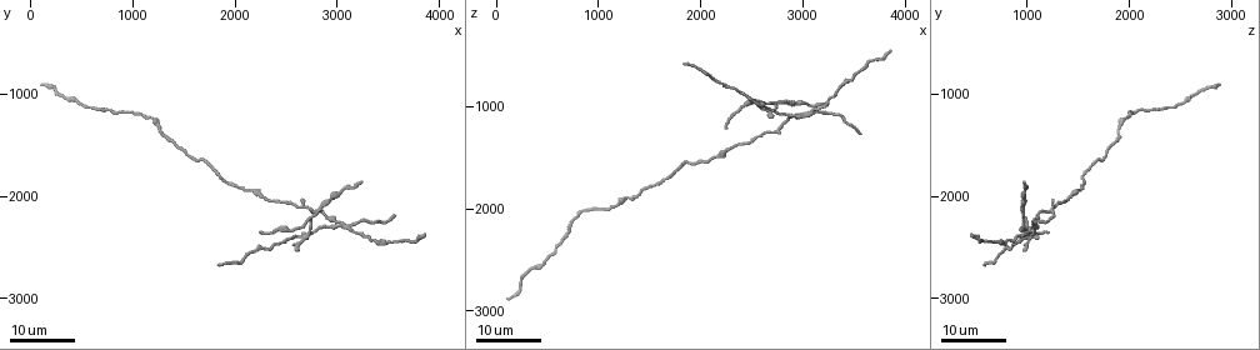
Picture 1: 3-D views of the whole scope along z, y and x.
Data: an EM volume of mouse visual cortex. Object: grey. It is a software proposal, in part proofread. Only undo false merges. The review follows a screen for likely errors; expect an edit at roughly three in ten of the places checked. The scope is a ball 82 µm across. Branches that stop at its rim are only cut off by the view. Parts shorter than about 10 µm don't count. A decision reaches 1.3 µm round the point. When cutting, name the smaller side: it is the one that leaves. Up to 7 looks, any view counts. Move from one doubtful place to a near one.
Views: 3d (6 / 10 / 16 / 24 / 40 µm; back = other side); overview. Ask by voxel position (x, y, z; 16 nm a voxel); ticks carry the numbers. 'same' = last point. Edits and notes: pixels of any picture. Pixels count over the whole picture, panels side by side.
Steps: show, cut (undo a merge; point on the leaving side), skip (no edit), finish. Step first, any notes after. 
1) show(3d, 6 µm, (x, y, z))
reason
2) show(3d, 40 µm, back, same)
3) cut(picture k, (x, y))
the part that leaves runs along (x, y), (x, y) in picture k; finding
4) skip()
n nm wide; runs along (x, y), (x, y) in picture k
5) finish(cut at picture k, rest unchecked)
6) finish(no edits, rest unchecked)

show(3d, 16 µm, (2720, 2100, 1240))

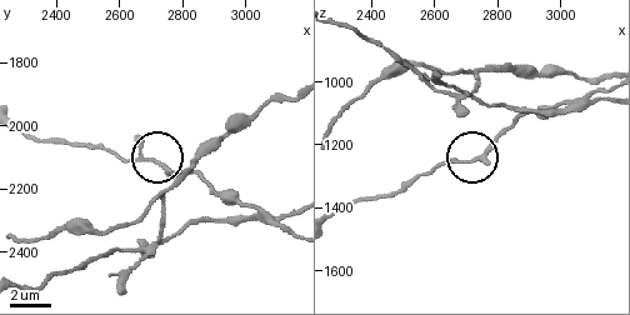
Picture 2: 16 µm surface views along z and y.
show(3d, 6 µm, (2720, 2120, 1240))

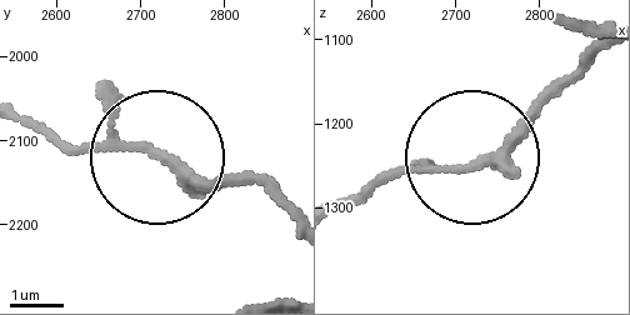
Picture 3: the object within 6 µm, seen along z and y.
skip()
4 arms; continuous, no second neuron

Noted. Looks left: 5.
show(3d, 24 µm, (3060, 2280, 1100))
three arms meet

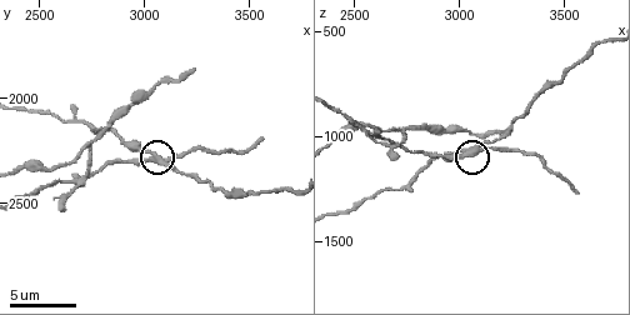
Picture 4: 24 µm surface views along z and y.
show(3d, 10 µm, (3030, 2290, 1080))

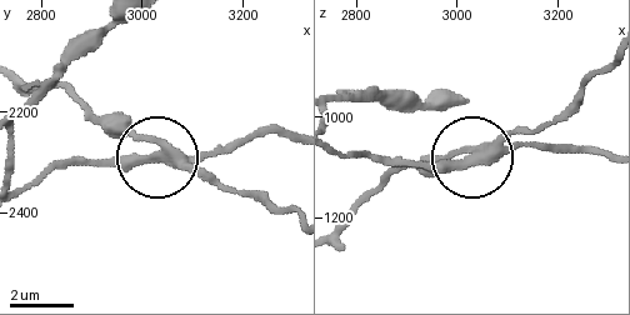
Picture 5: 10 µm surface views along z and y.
cut(picture 5, (130, 164))
side arm 18 µm; the part that leaves runs along (174, 163), (64, 163), (23, 184) in picture 5; two neurons meet here

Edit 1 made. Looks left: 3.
show(3d, 16 µm, (1980, 1880, 1560))

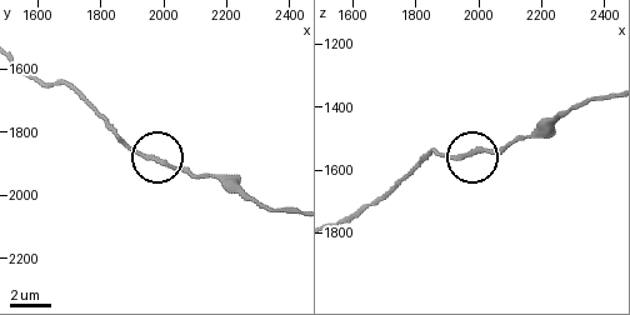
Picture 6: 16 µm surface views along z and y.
show(3d, 10 µm, (1990, 1890, 1540))

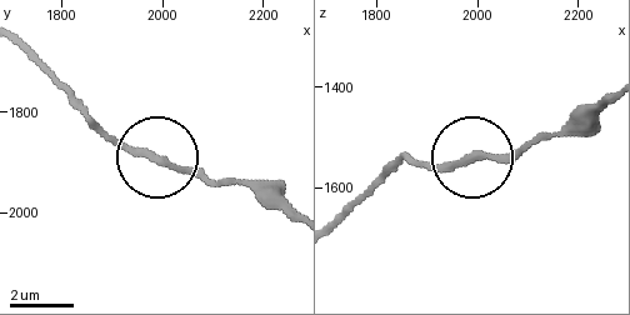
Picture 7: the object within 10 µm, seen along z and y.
skip()
side arm 40 µm; runs along (478, 156), (508, 156), (545, 140) in picture 7; one neuron here

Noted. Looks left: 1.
finish(cut at picture 5, rest unchecked)

